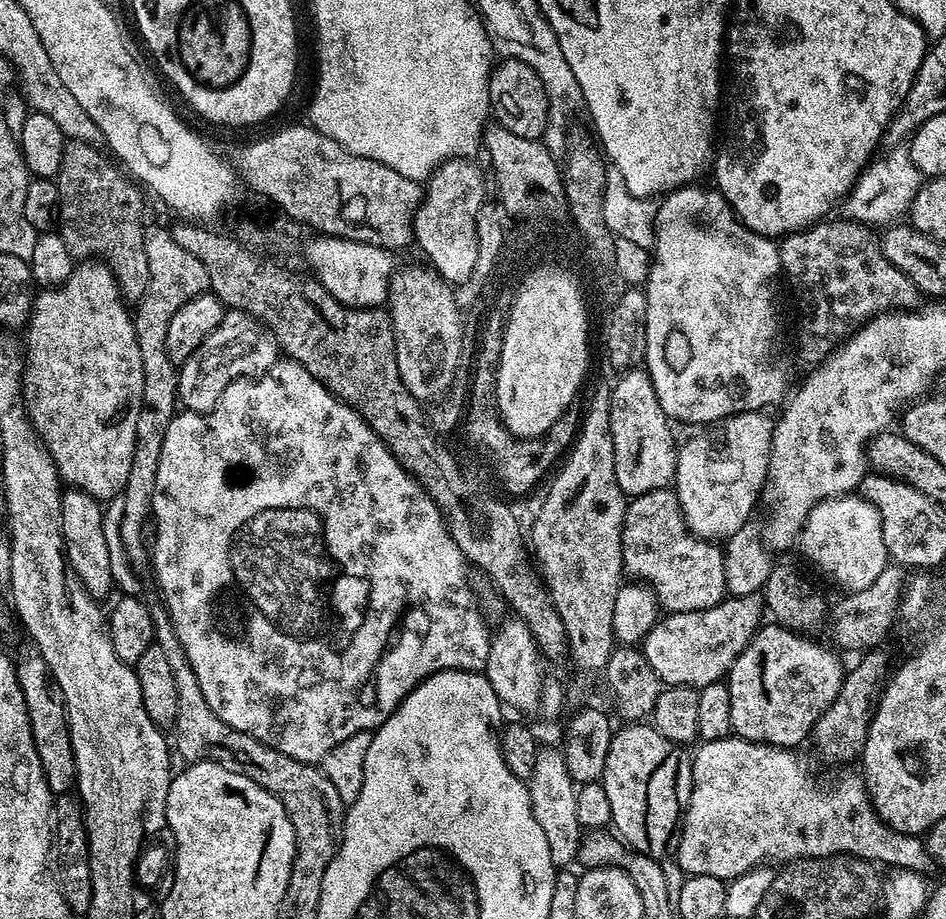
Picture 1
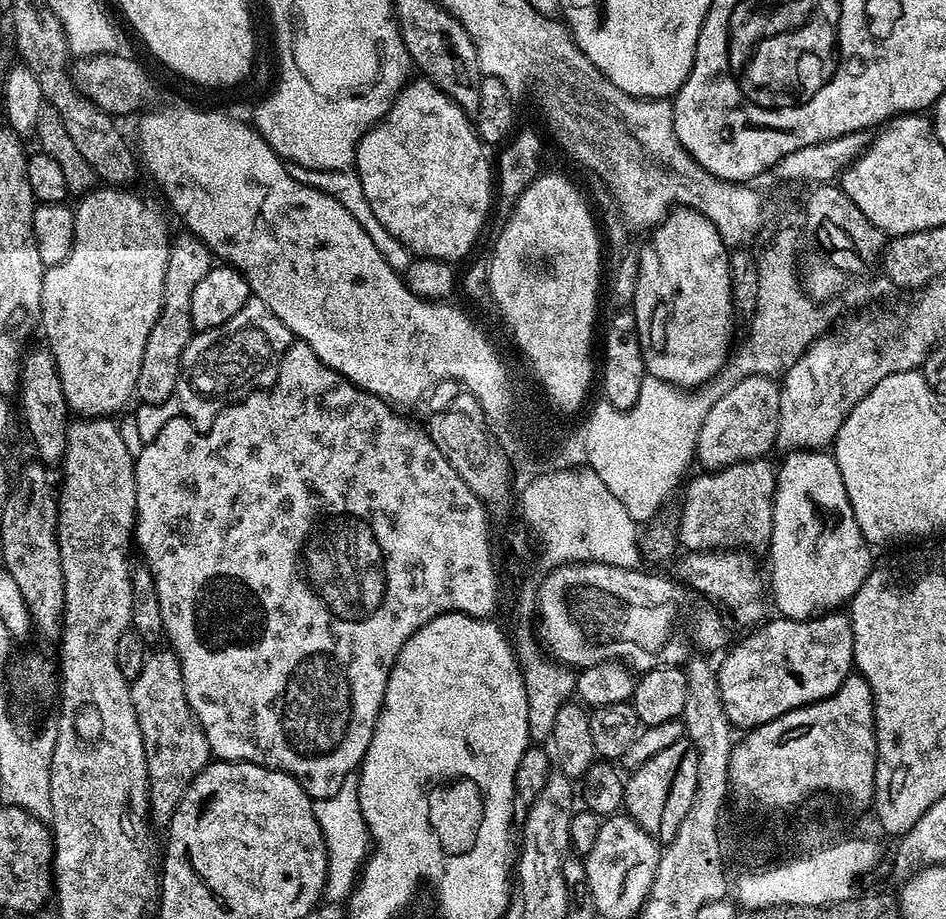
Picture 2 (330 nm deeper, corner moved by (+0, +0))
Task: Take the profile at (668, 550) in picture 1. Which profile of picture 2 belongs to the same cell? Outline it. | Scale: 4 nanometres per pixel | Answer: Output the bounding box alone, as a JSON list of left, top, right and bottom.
[677,458,776,552]

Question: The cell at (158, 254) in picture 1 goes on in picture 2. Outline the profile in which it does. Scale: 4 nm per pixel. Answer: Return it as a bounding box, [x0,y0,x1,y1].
[135,231,214,404]

